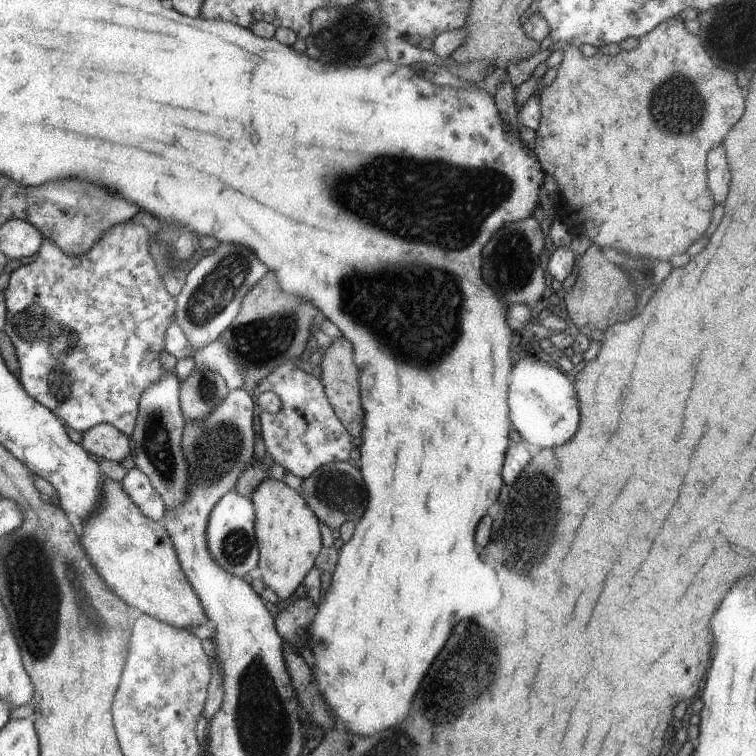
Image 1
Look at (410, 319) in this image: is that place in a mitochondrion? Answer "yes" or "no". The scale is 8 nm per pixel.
yes

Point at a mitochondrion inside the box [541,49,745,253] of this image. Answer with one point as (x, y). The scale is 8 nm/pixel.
(677, 105)

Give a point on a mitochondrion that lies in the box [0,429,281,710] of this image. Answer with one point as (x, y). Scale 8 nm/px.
(36, 620)

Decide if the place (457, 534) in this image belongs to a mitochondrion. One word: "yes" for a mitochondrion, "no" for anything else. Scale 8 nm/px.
no

